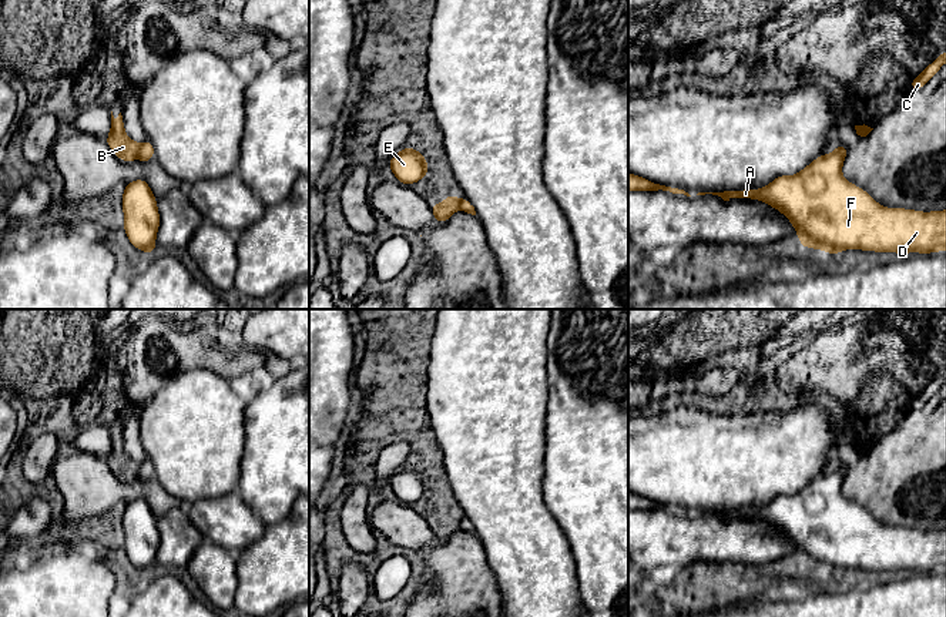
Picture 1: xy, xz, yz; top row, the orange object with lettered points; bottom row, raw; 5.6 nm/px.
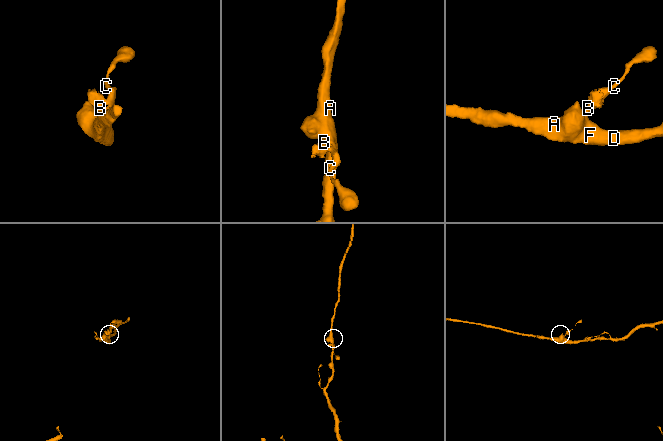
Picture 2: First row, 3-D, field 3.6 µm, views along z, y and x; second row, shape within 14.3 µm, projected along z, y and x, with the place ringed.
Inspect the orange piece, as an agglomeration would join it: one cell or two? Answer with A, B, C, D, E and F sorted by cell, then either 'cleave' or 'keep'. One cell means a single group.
A C D E F / B | cleave

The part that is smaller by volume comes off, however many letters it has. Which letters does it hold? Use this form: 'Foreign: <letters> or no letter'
Foreign: B

